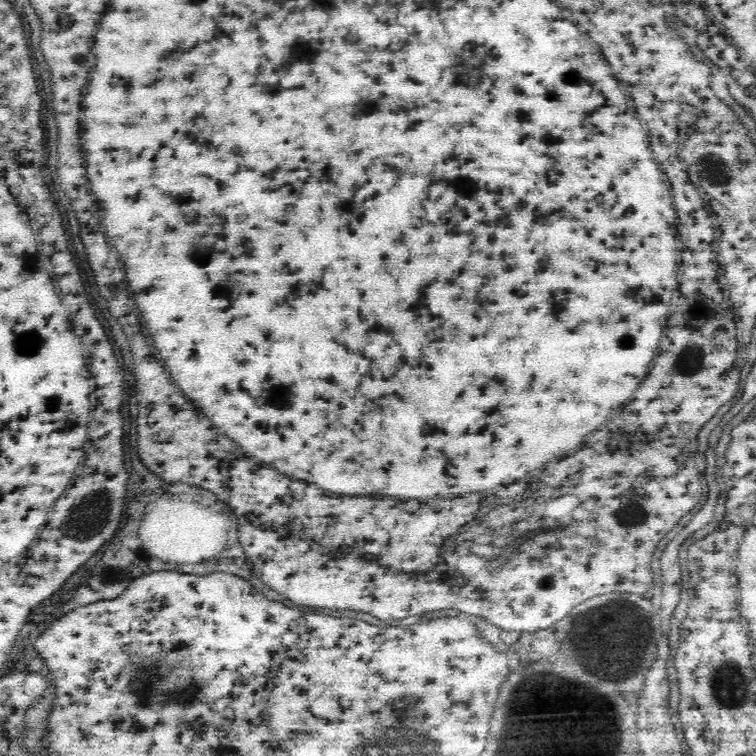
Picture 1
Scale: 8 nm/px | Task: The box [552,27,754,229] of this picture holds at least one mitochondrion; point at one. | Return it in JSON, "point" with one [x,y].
{"point":[719,168]}

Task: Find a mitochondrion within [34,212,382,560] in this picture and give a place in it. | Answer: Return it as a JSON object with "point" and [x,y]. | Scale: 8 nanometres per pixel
{"point":[88,510]}

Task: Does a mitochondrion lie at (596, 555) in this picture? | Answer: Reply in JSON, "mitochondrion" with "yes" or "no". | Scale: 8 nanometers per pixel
{"mitochondrion":"no"}

